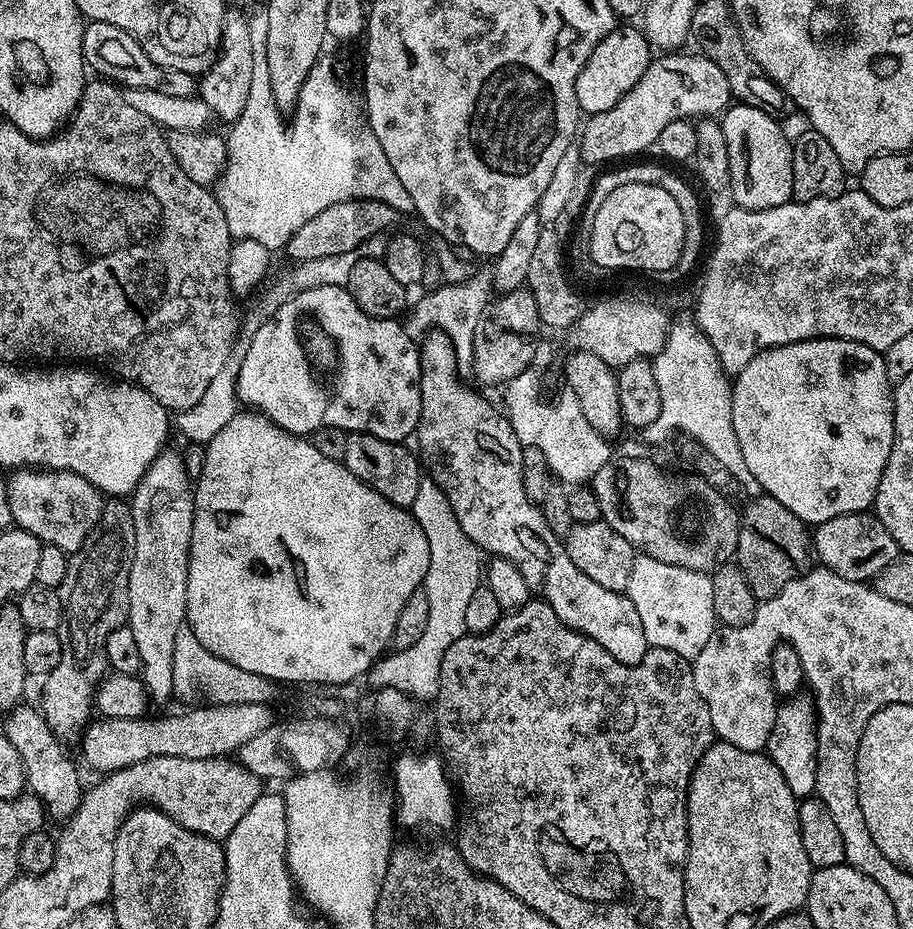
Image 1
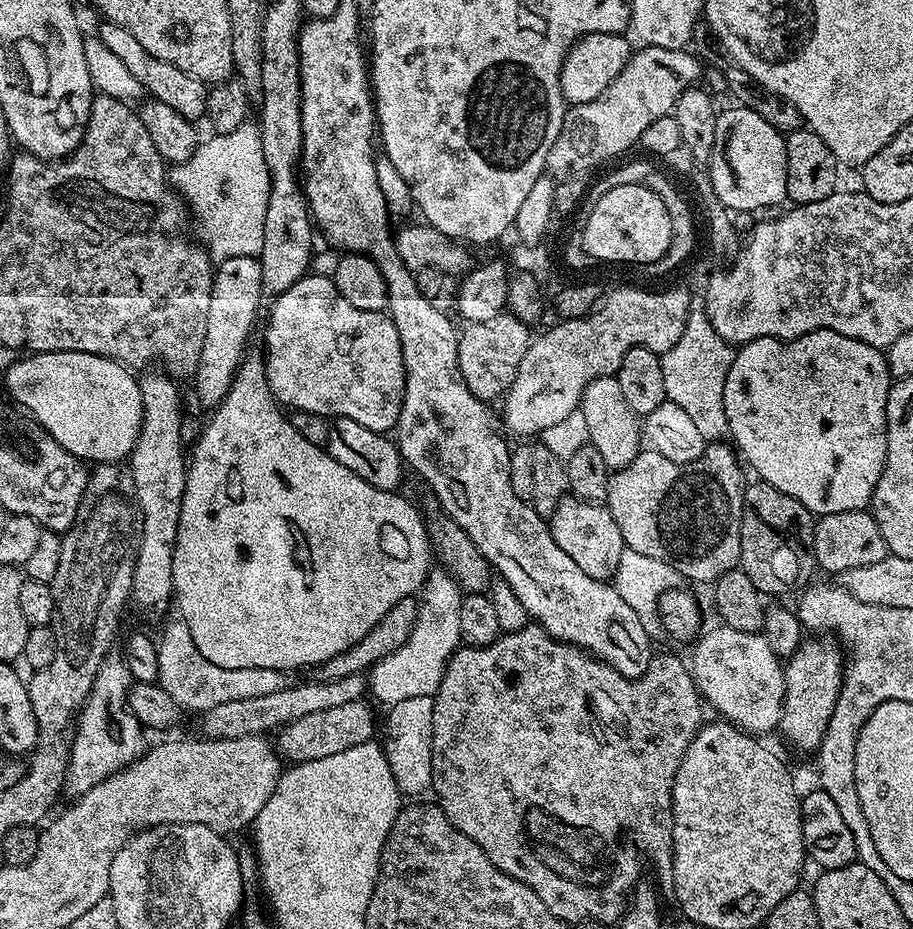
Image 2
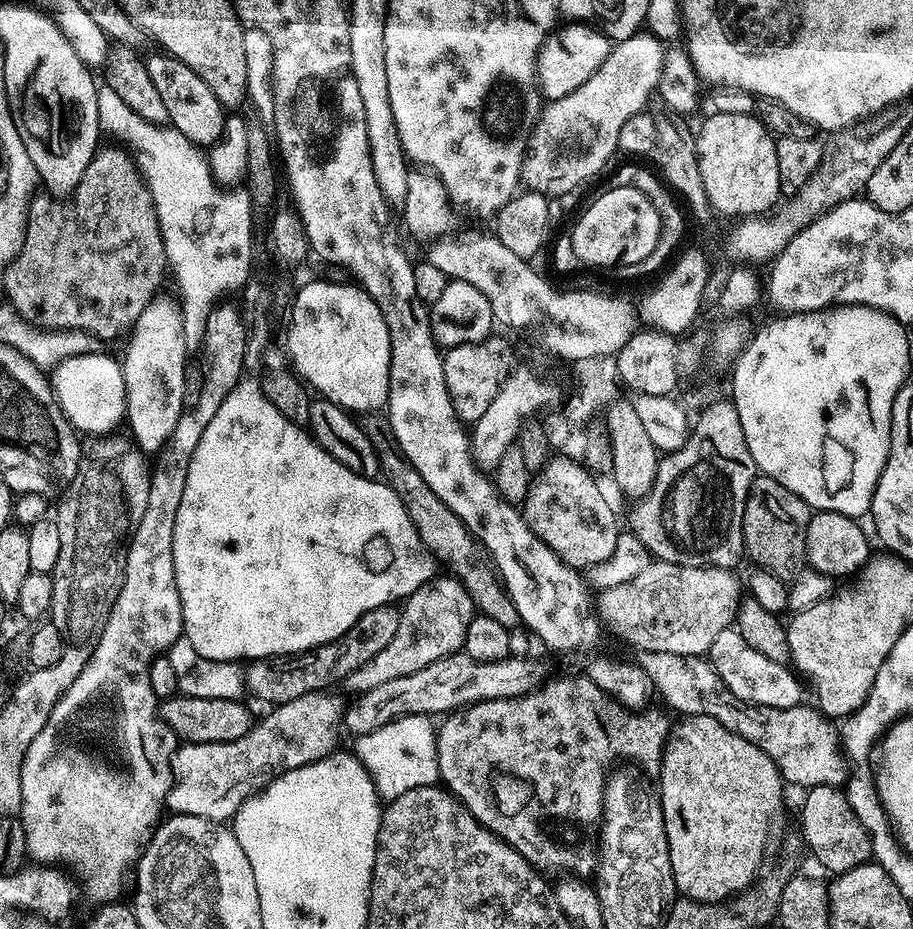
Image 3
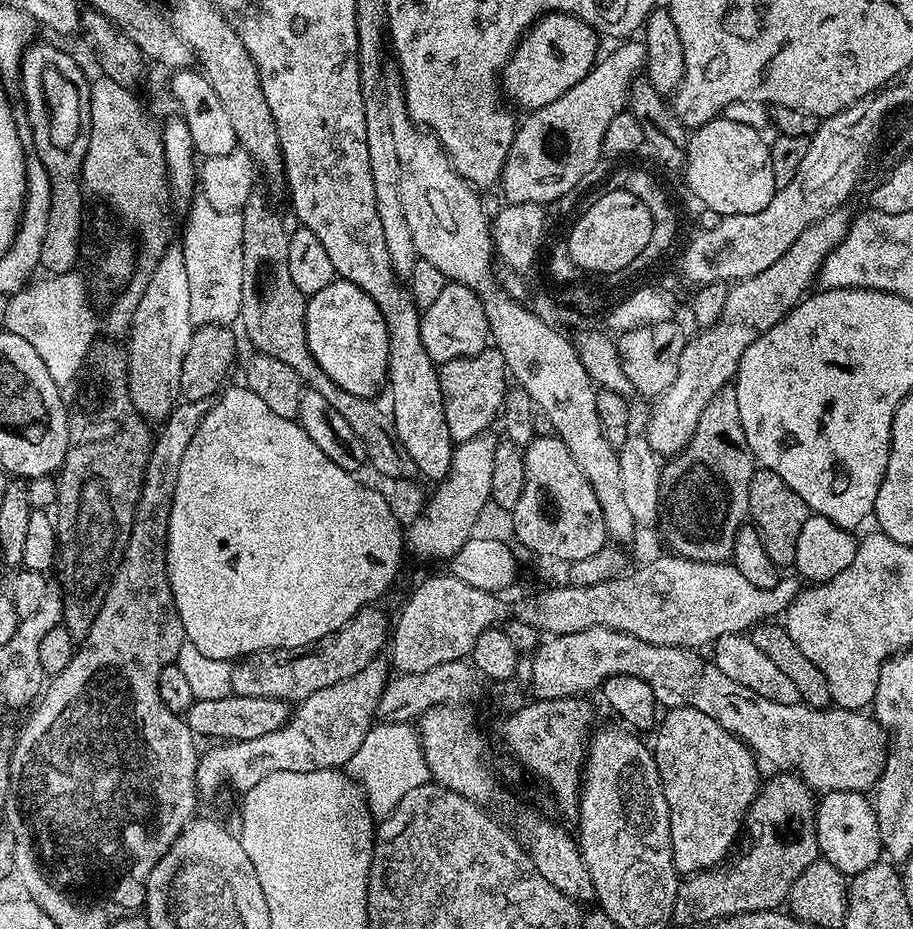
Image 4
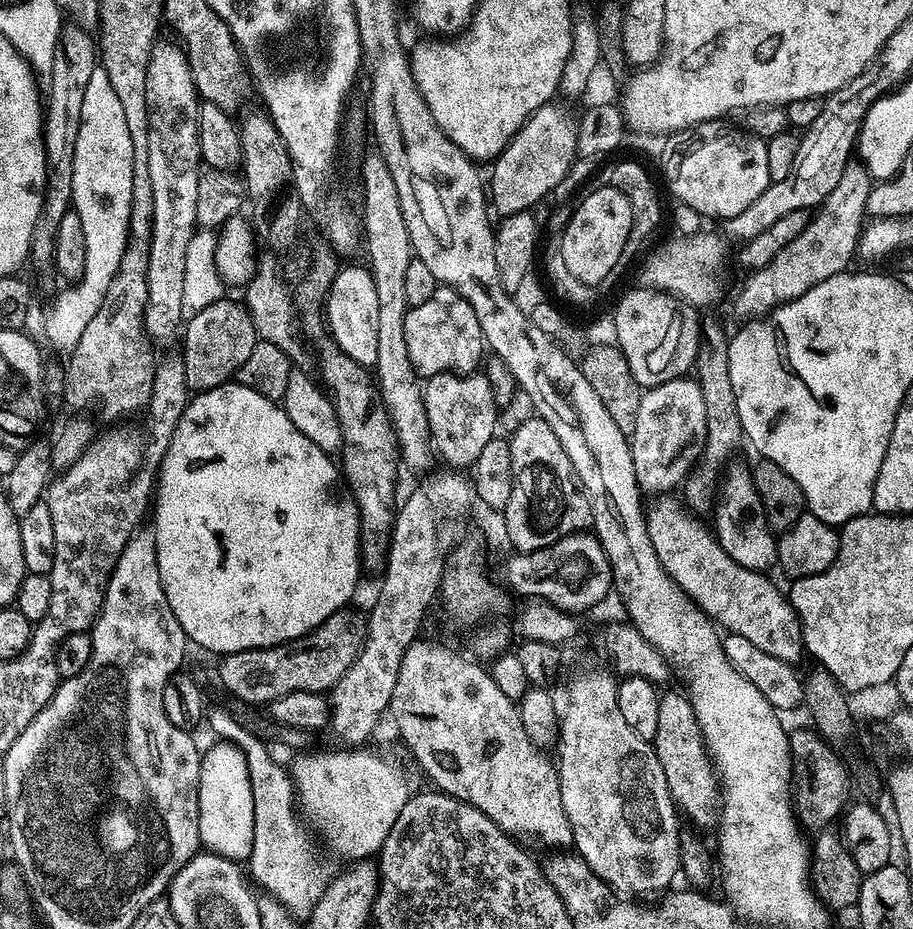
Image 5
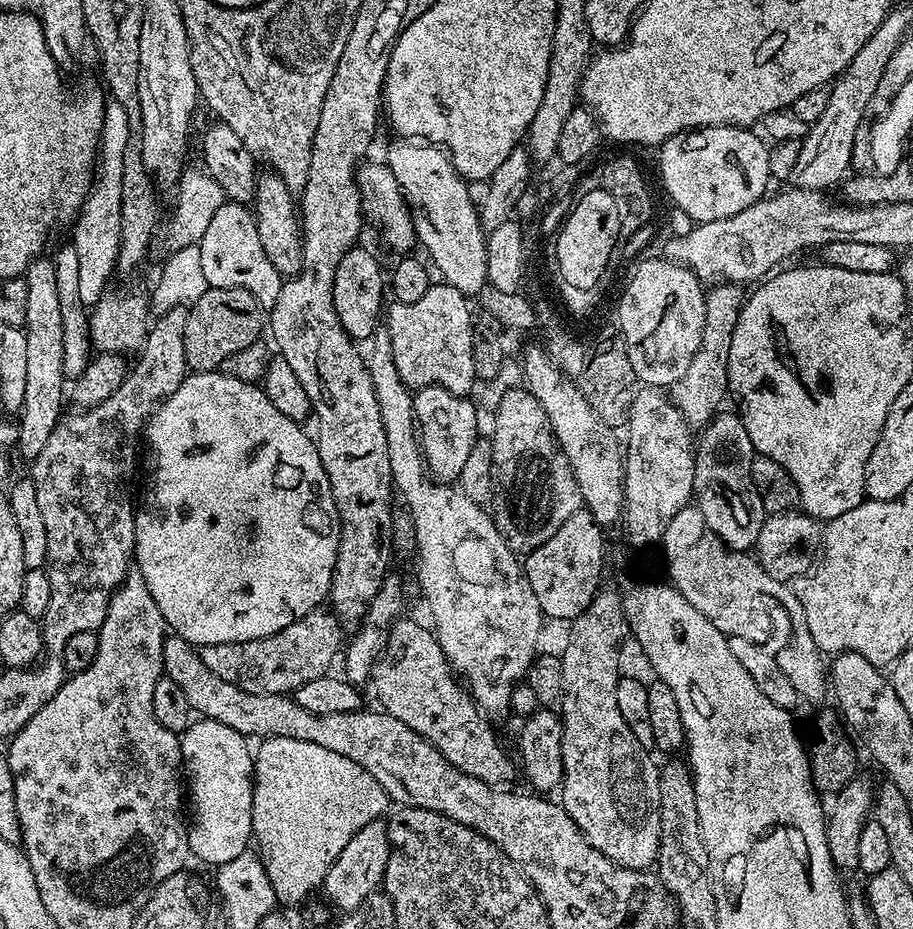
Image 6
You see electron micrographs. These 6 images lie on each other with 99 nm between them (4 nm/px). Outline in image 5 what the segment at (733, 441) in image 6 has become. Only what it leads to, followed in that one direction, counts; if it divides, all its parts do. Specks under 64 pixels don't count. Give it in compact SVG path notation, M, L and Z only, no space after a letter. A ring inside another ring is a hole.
M733 463L727 469L728 481L719 485L721 496L715 501L716 524L714 523L714 535L717 542L726 550L726 554L738 566L746 570L767 573L768 568L776 568L777 537L768 522L768 516L764 513L764 507L760 501L760 495L752 481L751 471L747 467ZM733 467L733 468L732 468ZM732 468L732 469L731 469ZM724 496L724 497L723 497ZM773 535L773 536L772 536Z

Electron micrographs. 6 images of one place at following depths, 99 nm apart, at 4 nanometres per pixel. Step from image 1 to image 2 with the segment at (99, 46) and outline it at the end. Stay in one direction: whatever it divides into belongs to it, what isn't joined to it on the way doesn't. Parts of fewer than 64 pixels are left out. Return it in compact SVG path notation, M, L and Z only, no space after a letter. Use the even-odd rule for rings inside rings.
M107 22L101 23L101 25L98 35L106 46L106 50L111 50L125 64L126 70L130 70L130 74L134 74L134 78L138 78L138 82L142 82L145 93L151 99L166 102L166 106L170 106L170 110L174 110L182 118L193 122L199 121L199 116L201 119L207 113L208 88L203 80L178 70L178 66L174 66L170 62L154 58L154 54L147 52L138 42L138 38L134 38L134 34L130 34L130 30L122 30L122 26Z

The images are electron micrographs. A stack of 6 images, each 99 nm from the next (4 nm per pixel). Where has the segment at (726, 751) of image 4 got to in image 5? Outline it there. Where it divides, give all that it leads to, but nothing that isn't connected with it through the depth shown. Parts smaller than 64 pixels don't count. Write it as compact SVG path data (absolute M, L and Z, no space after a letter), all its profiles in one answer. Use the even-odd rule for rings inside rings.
M683 691L663 693L658 702L658 726L654 737L656 757L662 766L662 774L666 774L666 786L672 795L672 803L692 824L700 828L708 828L717 823L718 805L722 799L721 789L718 787L716 769L712 767L712 757L706 754L704 739L700 733L698 722L694 718L694 710L687 695Z

